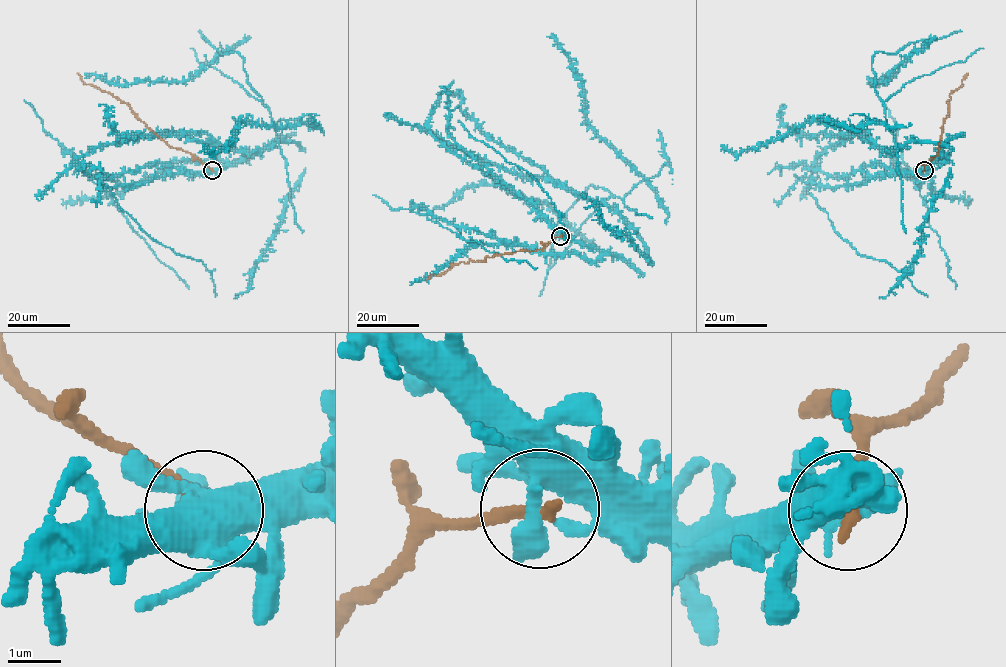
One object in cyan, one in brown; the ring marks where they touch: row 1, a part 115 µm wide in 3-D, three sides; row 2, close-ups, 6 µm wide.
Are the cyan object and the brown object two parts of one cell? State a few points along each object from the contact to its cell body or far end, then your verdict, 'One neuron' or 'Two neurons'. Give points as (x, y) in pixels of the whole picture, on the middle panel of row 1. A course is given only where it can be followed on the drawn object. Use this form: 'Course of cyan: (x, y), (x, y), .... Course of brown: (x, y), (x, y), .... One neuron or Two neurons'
Course of cyan: (560, 236), (426, 128), (522, 176), (627, 208), (592, 184), (562, 218), (500, 186), (465, 187), (433, 208). Course of brown: (560, 236), (554, 237), (541, 249), (493, 255), (483, 260), (461, 261), (440, 274), (431, 274), (425, 280). Two neurons

